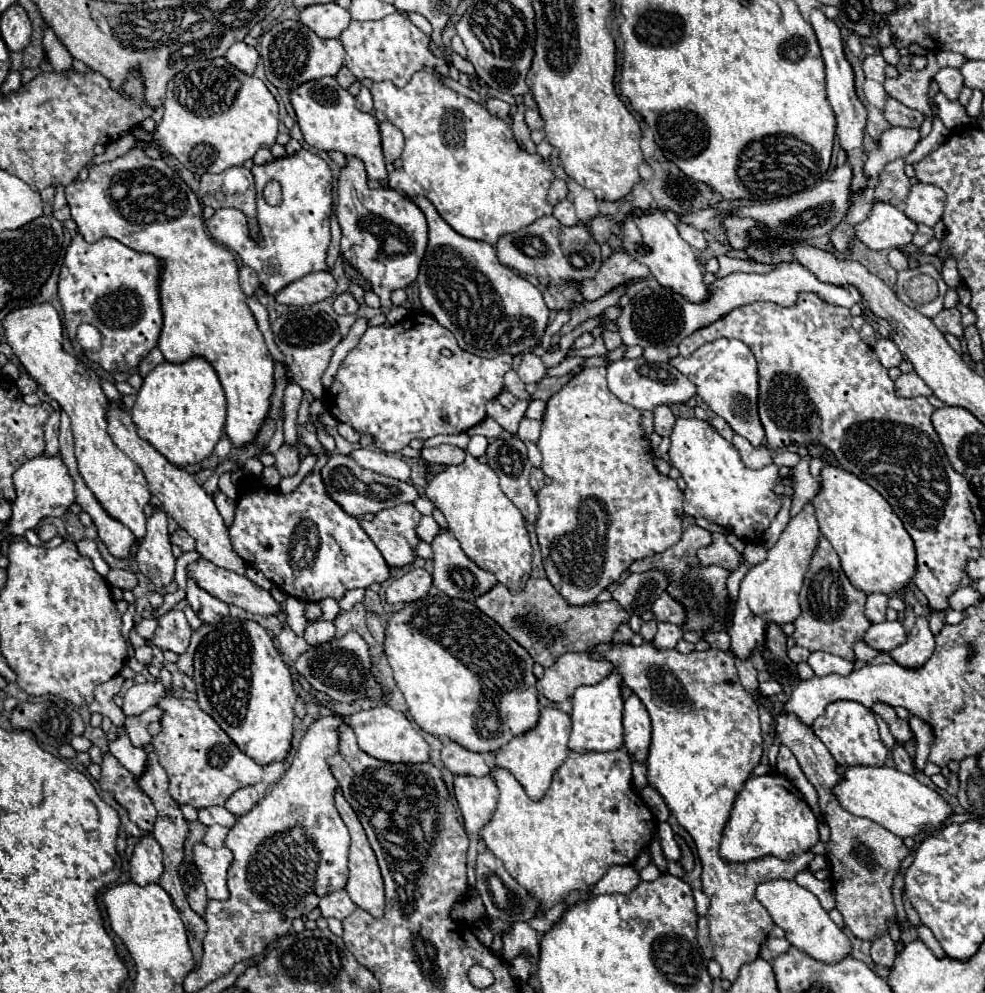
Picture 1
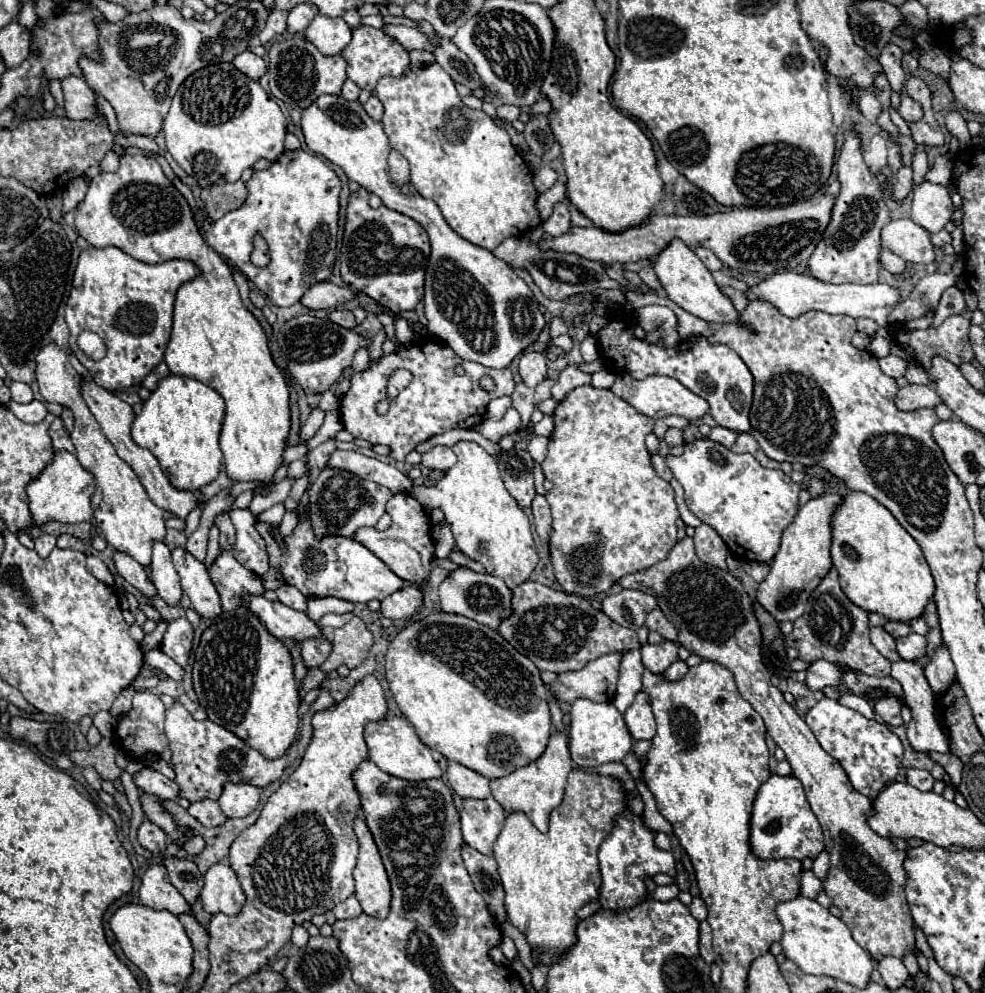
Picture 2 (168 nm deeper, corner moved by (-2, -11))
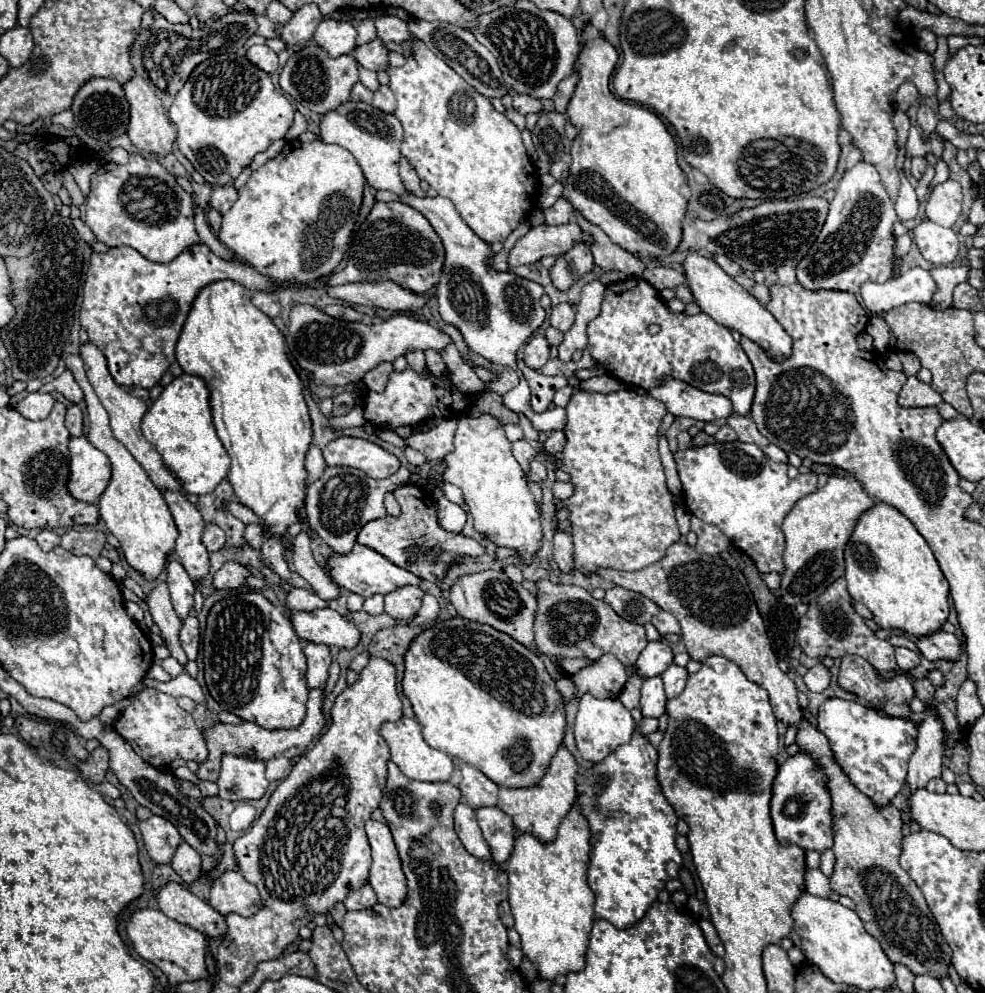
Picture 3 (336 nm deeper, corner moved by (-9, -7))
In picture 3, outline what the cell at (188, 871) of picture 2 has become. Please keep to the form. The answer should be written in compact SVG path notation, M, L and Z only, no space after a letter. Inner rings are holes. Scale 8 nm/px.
M182 841L180 847L176 849L174 859L172 859L172 869L186 883L192 883L192 881L196 881L200 877L200 855L186 841Z

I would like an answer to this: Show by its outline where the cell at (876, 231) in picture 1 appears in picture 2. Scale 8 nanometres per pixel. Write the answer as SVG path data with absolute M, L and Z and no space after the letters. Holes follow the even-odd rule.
M893 219L881 231L881 249L887 249L909 263L931 263L935 259L935 247L929 241L929 233L911 219Z

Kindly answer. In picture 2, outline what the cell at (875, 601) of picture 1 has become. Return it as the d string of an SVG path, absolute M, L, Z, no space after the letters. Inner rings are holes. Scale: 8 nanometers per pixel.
M871 627L869 631L871 643L879 649L881 655L885 655L889 661L897 661L897 651L895 651L895 639L883 629L883 627Z

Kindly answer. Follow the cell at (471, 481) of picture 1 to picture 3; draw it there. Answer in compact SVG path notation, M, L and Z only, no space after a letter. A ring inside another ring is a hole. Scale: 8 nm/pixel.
M488 413L460 419L454 435L454 451L448 453L444 461L444 481L462 489L468 513L474 517L474 527L492 543L518 549L524 561L532 563L532 555L542 541L540 513L534 495L528 489L524 471L512 455L512 443L506 439L502 423Z

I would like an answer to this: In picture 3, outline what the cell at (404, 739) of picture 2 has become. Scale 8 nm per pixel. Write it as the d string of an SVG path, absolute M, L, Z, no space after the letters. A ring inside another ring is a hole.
M402 717L400 721L394 721L394 723L384 723L382 725L382 737L386 739L386 743L390 745L390 753L392 753L392 763L396 763L400 767L400 771L410 777L410 779L416 779L416 781L430 781L430 783L436 783L436 781L450 781L450 775L454 771L454 765L452 765L452 759L430 747L424 739L422 739L422 733L420 733L420 723L416 719L408 719L408 717Z

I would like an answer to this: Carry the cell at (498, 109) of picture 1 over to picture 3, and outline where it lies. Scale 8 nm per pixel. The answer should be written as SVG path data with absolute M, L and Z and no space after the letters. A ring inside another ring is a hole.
M514 95L514 109L522 115L528 113L540 113L542 111L542 103L540 99L534 99L530 95Z

